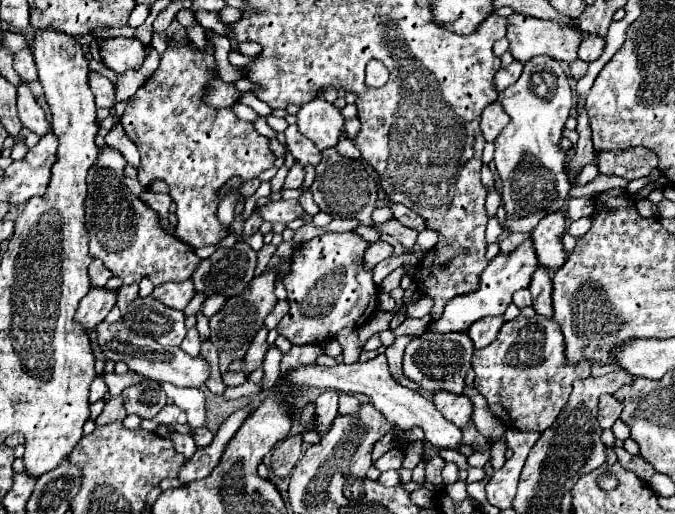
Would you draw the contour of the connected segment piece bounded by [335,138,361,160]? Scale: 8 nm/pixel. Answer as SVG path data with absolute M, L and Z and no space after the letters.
M347 138L347 140L341 140L335 148L339 150L339 154L341 154L341 156L347 156L347 158L351 158L351 160L361 160L359 150L353 146L353 142L351 142L349 138Z

